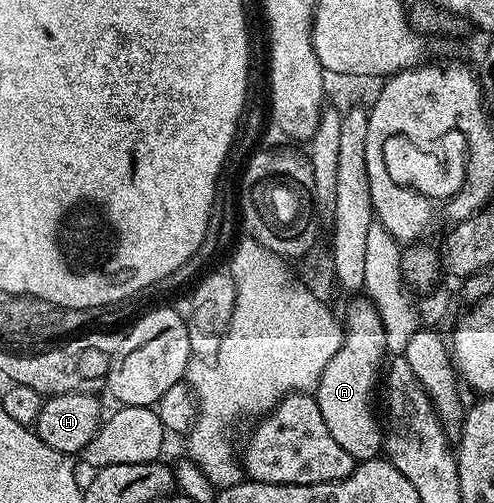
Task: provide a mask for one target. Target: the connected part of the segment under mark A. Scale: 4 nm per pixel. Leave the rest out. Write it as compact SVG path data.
M352 297L348 301L344 315L342 311L344 344L338 353L334 353L330 365L326 365L314 394L318 409L322 409L326 429L330 429L330 437L334 437L334 441L338 441L352 459L363 461L377 458L382 451L382 423L372 412L372 398L375 395L377 398L382 368L386 363L384 355L389 354L389 349L382 317L378 317L378 309L371 299Z

